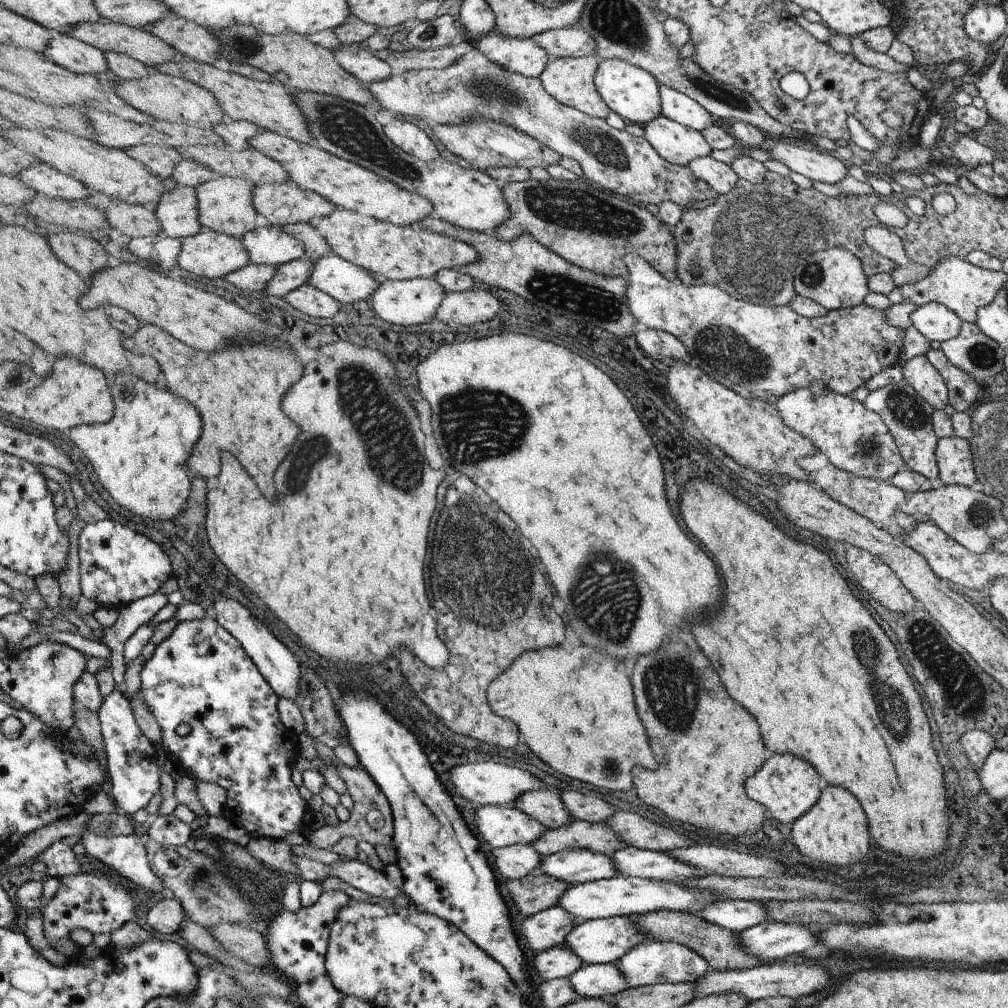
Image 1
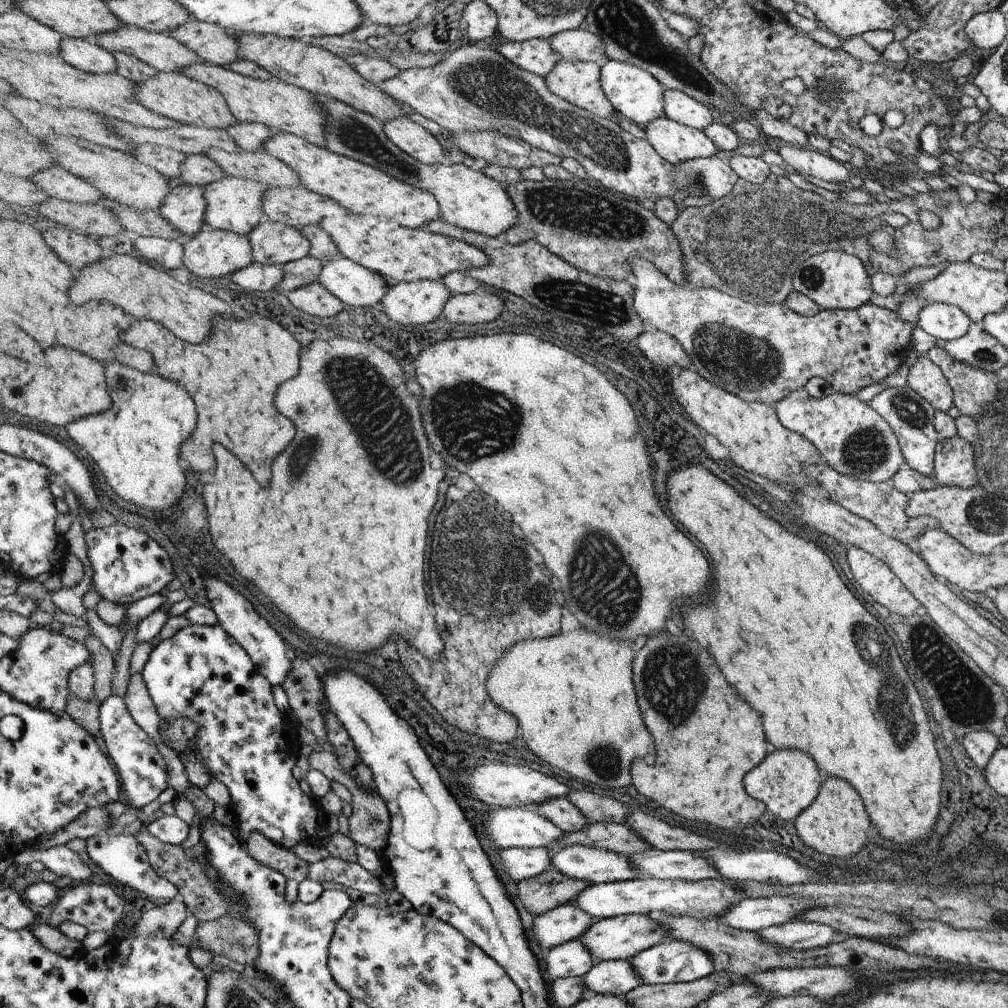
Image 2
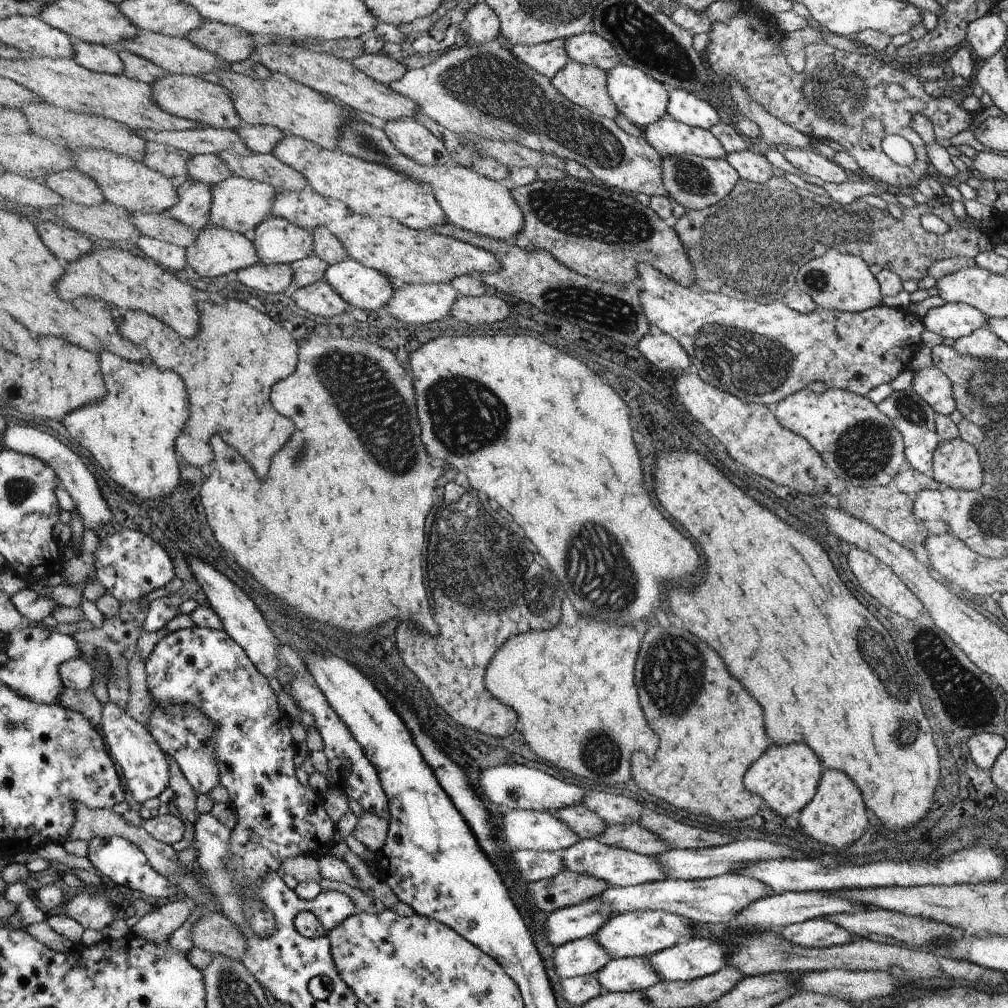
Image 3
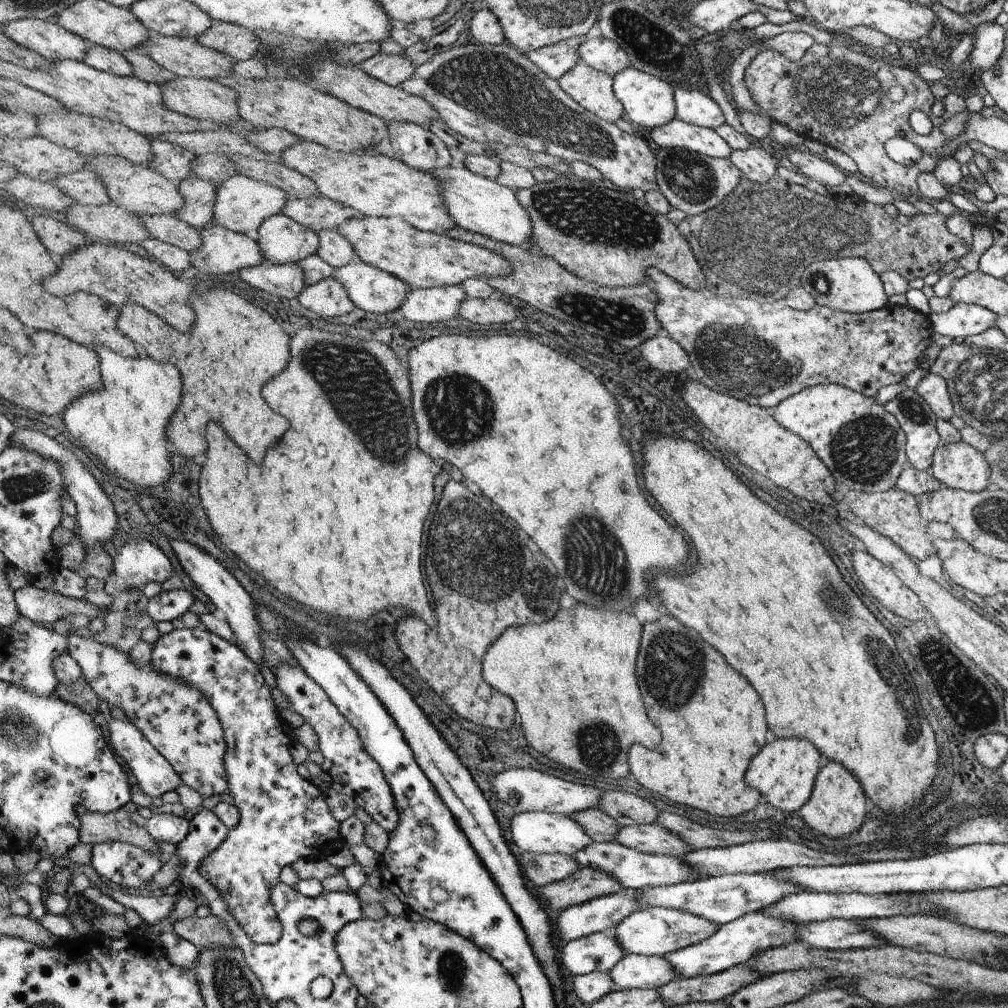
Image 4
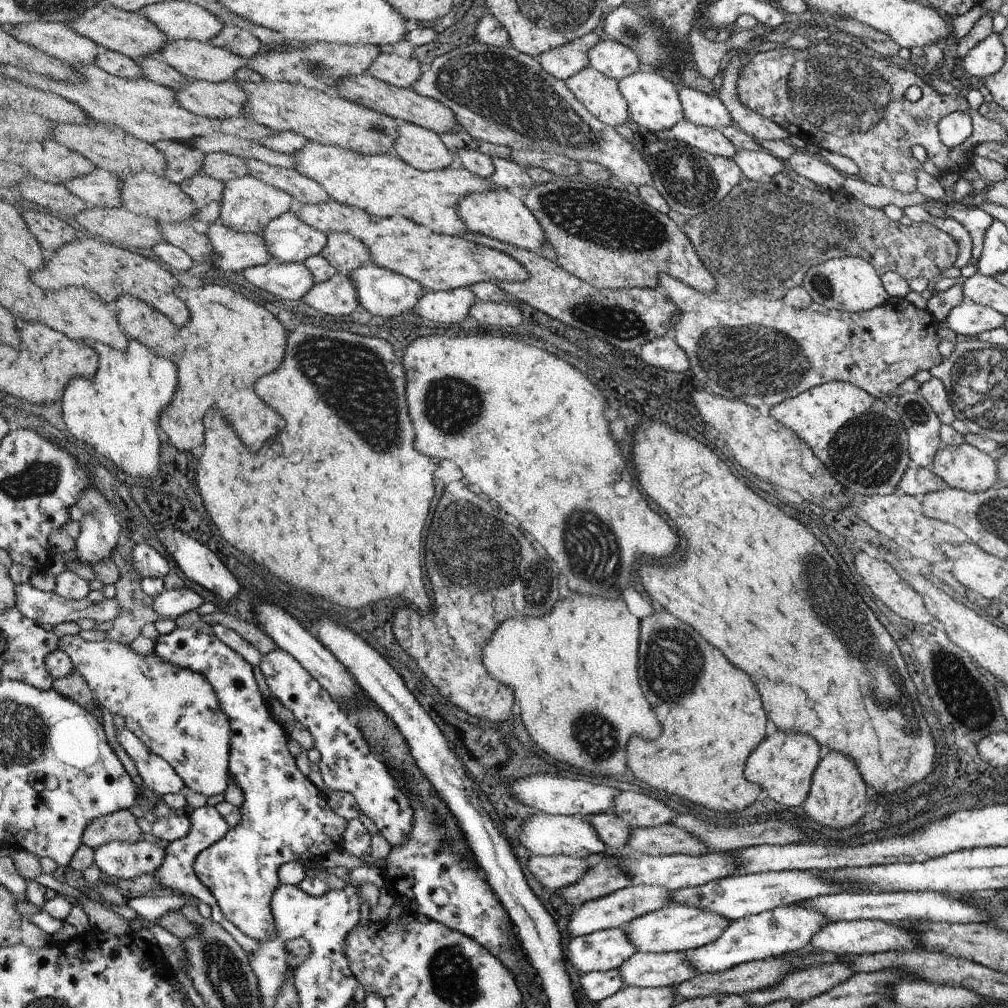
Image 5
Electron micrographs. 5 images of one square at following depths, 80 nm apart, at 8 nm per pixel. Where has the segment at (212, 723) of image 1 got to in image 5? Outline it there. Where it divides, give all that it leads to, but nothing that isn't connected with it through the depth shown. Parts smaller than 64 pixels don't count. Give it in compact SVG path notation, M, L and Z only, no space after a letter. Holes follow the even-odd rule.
M180 627L156 639L154 654L180 668L206 676L219 695L222 709L231 720L230 773L244 794L244 802L239 808L241 821L226 837L199 854L195 861L195 873L215 895L223 914L245 935L257 941L273 939L276 929L270 904L280 884L278 868L290 860L304 864L320 861L328 852L343 849L343 834L346 833L348 820L332 810L328 795L320 790L320 786L316 786L316 782L312 782L312 778L308 778L308 774L304 774L304 770L300 770L300 762L296 762L288 748L292 734L288 734L288 726L280 722L276 714L272 714L272 702L268 702L268 694L260 690L260 674L256 674L256 666L248 663L247 659L210 631L204 633Z

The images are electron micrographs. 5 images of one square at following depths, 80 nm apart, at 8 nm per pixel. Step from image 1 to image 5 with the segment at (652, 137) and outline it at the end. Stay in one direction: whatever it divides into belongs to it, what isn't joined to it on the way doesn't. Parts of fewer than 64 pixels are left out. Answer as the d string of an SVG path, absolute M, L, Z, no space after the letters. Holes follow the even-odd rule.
M687 118L675 124L670 130L657 132L658 138L679 140L683 145L696 147L704 152L726 158L734 158L738 152L735 143L723 131L697 125Z

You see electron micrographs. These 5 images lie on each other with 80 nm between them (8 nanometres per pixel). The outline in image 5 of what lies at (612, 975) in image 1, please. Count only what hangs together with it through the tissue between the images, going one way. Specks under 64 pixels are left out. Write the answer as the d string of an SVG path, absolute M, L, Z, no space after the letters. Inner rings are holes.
M638 950L618 969L620 969L621 977L626 986L635 987L674 987L700 974L687 961L684 953L672 951L647 953Z

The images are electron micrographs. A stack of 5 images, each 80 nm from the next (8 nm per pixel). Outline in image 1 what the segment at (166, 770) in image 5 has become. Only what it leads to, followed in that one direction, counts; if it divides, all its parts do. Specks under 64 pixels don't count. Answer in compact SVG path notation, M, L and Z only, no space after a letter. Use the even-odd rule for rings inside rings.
M117 690L106 698L99 716L106 738L106 757L111 784L110 796L118 809L132 815L144 809L154 794L159 792L162 760L156 760L152 756L156 754L157 748L140 731L139 724L135 720L135 712L132 711L132 702L128 700L123 690Z

